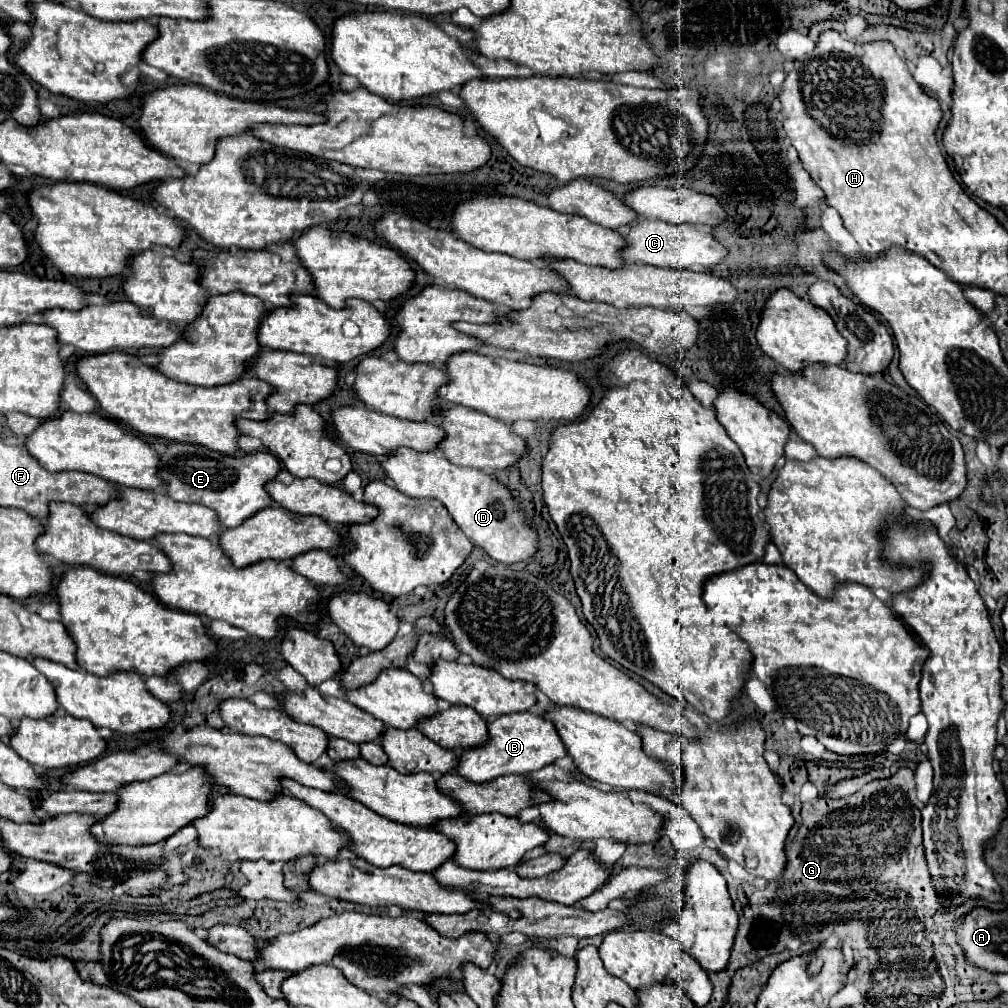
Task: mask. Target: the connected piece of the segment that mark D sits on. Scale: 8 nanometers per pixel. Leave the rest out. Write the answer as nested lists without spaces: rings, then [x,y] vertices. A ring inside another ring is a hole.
[[[396,450],[384,456],[380,466],[386,478],[390,478],[396,490],[400,490],[402,494],[410,498],[440,500],[448,508],[450,516],[464,530],[464,534],[472,540],[472,544],[484,548],[494,560],[514,564],[530,558],[536,552],[536,532],[520,514],[512,494],[490,474],[476,468],[456,466],[436,452],[416,454],[416,450]]]

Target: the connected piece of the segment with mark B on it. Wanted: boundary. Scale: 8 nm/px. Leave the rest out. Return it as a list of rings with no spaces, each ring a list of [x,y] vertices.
[[[516,712],[508,716],[498,716],[488,722],[488,740],[480,746],[460,750],[460,766],[456,774],[472,782],[494,780],[504,774],[528,774],[552,764],[556,758],[566,756],[566,748],[550,720],[534,712]]]

